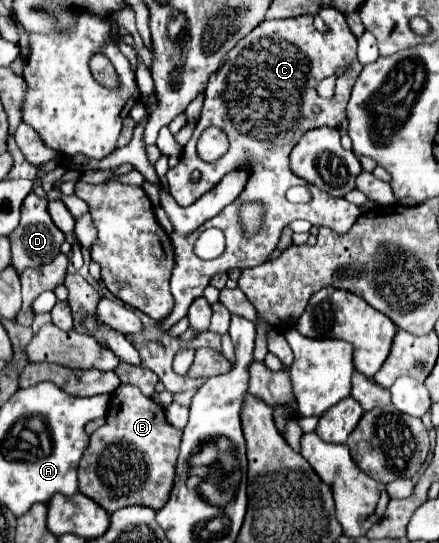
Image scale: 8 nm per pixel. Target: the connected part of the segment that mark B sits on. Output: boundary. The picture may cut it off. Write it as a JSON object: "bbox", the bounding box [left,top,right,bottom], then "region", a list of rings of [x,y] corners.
{"bbox":[78,385,182,513],"region":[[[120,385],[112,397],[106,413],[106,423],[90,435],[90,445],[84,451],[78,467],[78,491],[94,499],[108,513],[114,513],[126,505],[146,505],[152,509],[162,509],[168,493],[174,485],[174,467],[178,459],[182,431],[172,427],[166,421],[166,413],[160,405],[156,405],[150,397],[142,395],[134,385]]]}

